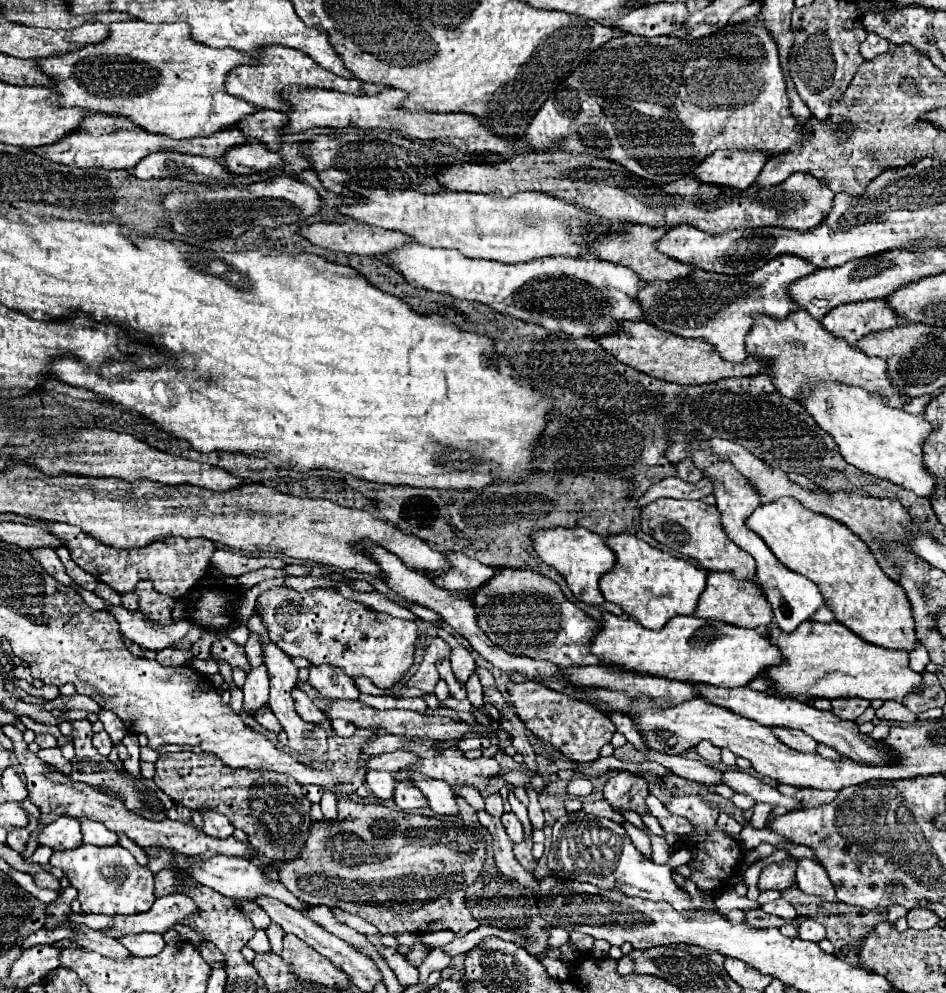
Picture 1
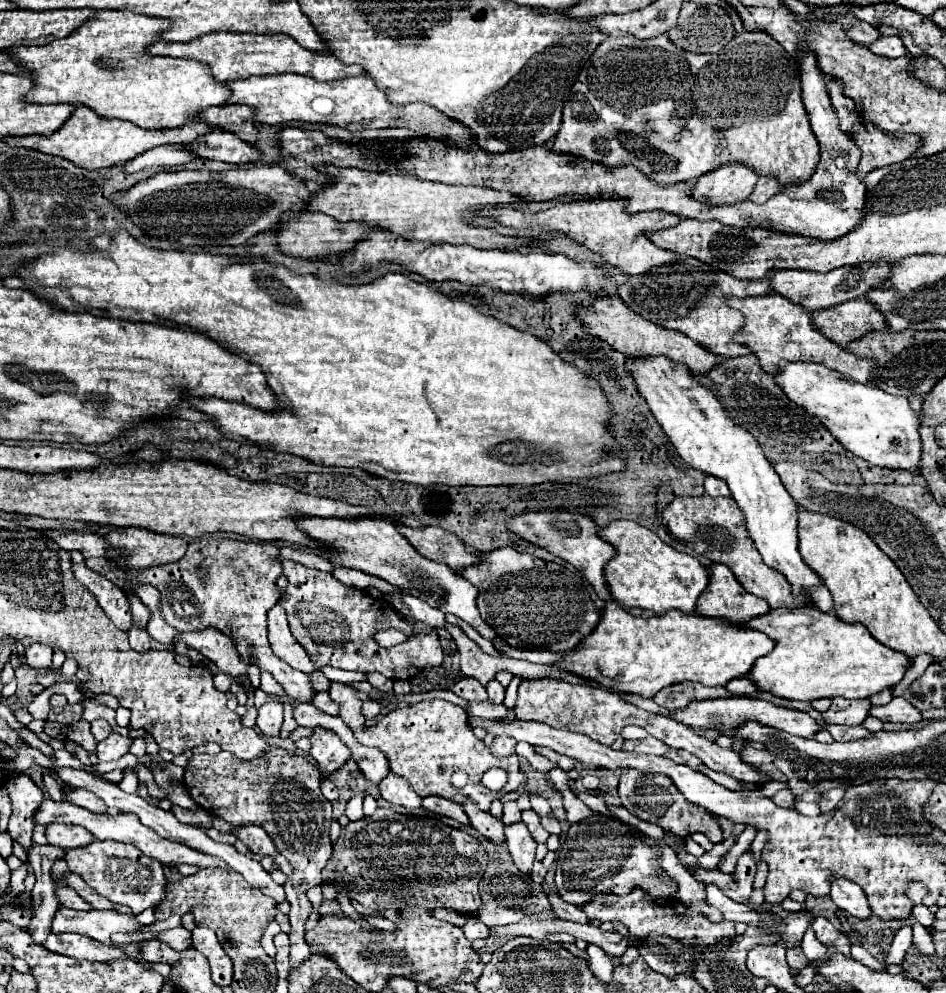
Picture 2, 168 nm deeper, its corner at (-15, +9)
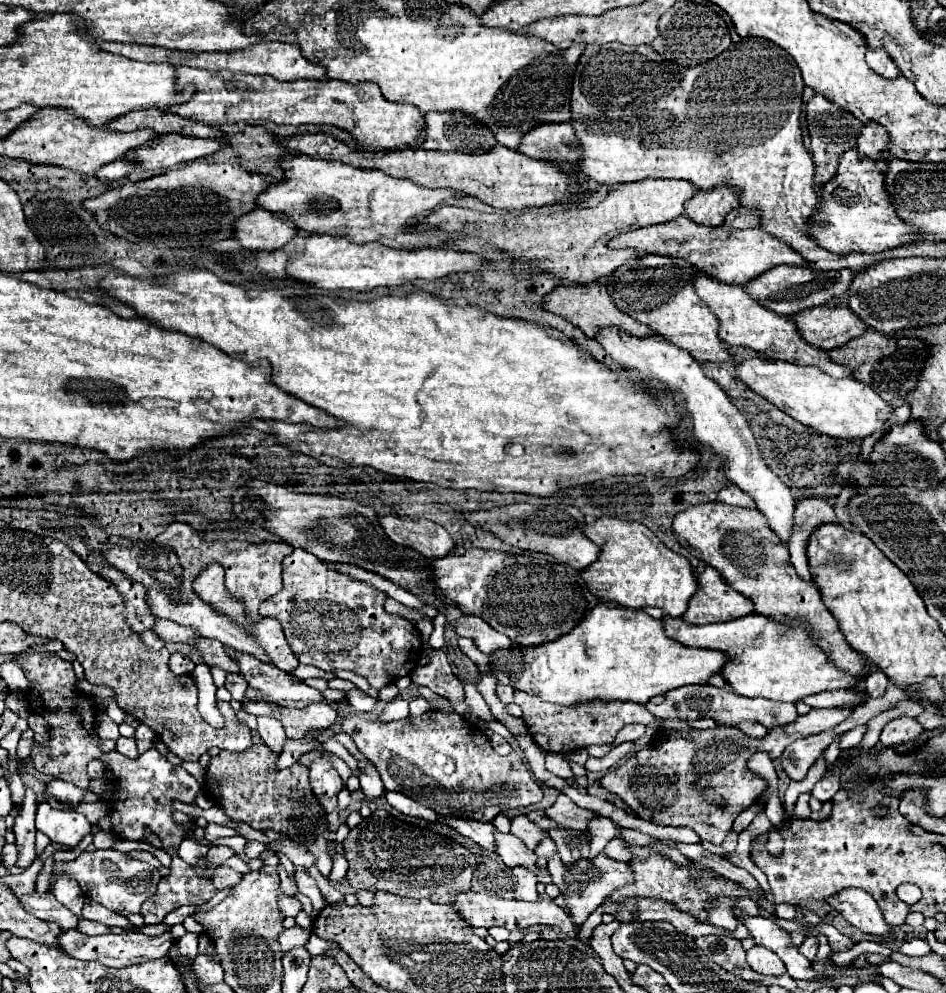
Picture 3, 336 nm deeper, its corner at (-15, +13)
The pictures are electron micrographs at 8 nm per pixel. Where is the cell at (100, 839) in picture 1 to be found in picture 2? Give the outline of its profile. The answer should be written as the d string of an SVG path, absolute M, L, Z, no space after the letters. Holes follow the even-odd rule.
M65 789L63 799L69 799L69 803L75 803L79 807L89 809L91 813L101 813L101 815L107 813L105 803L95 793L87 791L87 789Z

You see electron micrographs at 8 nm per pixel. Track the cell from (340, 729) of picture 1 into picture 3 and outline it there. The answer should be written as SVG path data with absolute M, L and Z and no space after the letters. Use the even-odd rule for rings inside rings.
M353 689L347 693L347 701L355 707L355 711L373 711L375 705L377 705L377 699L369 697L367 693L359 691L359 689Z

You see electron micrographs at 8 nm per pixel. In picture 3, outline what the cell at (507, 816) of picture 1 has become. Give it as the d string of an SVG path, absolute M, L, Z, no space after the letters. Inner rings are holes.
M515 867L513 869L515 877L517 877L517 889L515 889L515 899L521 901L535 901L537 895L537 875L533 871L529 871L527 867Z

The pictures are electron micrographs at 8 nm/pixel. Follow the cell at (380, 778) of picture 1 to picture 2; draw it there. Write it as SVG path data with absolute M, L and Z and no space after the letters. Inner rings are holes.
M389 773L381 783L379 783L379 793L385 801L409 809L421 807L421 797L407 785L407 779Z

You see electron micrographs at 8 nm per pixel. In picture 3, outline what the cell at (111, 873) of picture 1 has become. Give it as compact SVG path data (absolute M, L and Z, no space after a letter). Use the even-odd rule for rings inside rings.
M97 849L97 851L83 851L75 861L69 863L55 863L53 865L55 873L67 873L69 877L77 879L79 887L83 893L97 903L105 905L109 911L123 911L127 909L129 913L139 913L141 905L157 893L159 885L159 871L151 867L145 861L133 859L129 853L121 853L115 849Z

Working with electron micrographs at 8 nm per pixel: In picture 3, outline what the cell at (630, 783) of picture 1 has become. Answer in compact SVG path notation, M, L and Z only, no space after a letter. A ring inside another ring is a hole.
M851 707L811 709L795 723L789 723L787 727L771 729L765 739L751 739L739 729L719 727L719 725L711 731L699 731L699 729L683 731L683 735L675 735L675 739L665 737L655 747L637 751L623 765L601 777L599 783L609 793L619 795L637 817L653 821L657 825L689 827L703 841L721 845L735 817L741 811L745 811L751 803L755 803L763 795L767 785L761 777L753 775L747 769L745 763L749 755L759 749L769 753L771 759L779 759L781 751L793 741L833 729L839 723L843 723L851 713L853 713ZM699 787L715 787L715 791L723 795L723 805L707 803L699 795L697 791Z

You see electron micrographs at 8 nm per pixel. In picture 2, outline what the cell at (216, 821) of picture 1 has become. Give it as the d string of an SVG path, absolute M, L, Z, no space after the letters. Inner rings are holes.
M243 825L237 829L237 839L241 839L253 853L261 855L277 855L271 837L257 825Z

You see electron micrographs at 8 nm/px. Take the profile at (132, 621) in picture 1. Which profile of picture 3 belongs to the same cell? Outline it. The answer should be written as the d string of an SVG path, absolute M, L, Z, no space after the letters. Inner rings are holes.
M235 653L233 661L239 665L241 675L249 683L249 687L257 689L259 697L269 697L271 703L279 703L289 709L303 709L309 703L323 701L321 693L305 683L297 683L289 677L289 673L279 671L273 665L259 663L251 659L247 653Z

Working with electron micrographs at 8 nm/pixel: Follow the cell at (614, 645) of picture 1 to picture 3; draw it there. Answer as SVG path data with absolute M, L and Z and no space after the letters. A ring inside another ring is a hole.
M599 603L589 613L589 619L583 619L581 627L577 627L571 635L557 639L555 643L525 647L523 651L521 649L495 651L491 659L493 659L491 671L495 673L499 683L537 695L543 701L551 701L559 705L575 705L575 703L587 703L591 699L607 699L607 701L621 699L621 701L647 703L651 697L669 693L677 687L707 683L711 675L723 669L723 665L727 663L727 653L715 649L685 647L683 643L667 637L663 619L653 619L645 611L627 609L627 607L607 607L605 603Z

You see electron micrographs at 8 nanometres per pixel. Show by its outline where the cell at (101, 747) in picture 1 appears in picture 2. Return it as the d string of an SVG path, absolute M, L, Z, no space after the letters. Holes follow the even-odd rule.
M113 733L97 745L96 755L101 761L117 761L121 755L129 753L131 743L133 743L131 737L123 737L119 733Z

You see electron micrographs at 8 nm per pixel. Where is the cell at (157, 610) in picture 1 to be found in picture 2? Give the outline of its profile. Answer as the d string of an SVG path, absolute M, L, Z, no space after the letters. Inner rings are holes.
M47 531L47 535L67 551L81 551L85 563L93 571L105 575L109 581L113 581L115 585L119 585L119 589L127 593L135 593L135 587L139 583L157 587L161 593L159 611L163 619L177 631L203 631L203 627L219 627L219 631L223 631L223 635L231 635L233 641L247 641L253 647L251 655L257 659L259 669L271 673L289 697L301 699L303 703L311 703L315 693L309 685L309 677L277 659L267 641L267 611L281 597L281 591L275 583L281 575L277 545L205 535L189 541L189 549L183 559L167 565L139 569L133 579L127 579L127 571L119 569L121 553L111 559L111 545L105 543L101 535L89 531L67 535L61 531Z

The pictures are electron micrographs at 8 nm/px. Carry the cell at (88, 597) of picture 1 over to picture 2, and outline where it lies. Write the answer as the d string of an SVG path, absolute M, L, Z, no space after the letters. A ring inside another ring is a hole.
M132 625L128 631L128 640L131 648L138 652L145 652L151 649L150 637L146 629L139 629Z

